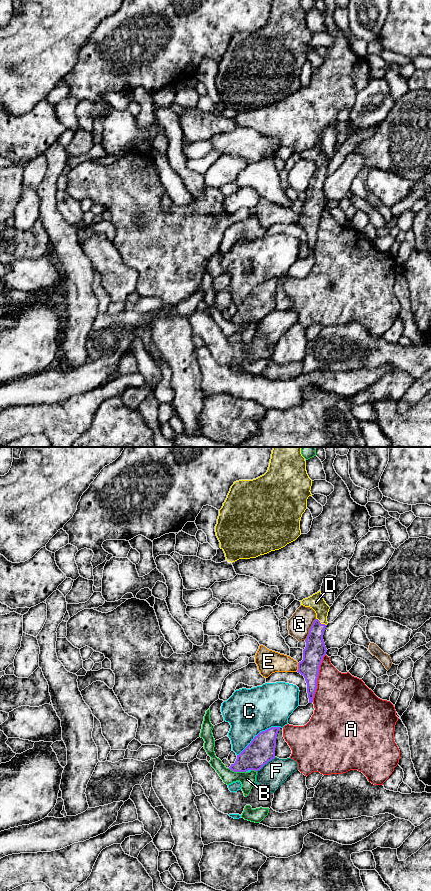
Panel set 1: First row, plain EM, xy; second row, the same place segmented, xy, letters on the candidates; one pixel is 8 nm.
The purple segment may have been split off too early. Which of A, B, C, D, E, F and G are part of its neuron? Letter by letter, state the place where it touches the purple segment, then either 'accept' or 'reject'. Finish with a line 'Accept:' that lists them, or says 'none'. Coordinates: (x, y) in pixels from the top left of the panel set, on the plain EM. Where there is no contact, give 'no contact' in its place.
A: contact xy (317, 230); reject
B: contact xy (237, 323); reject
C: contact xy (259, 285); reject
D: contact xy (320, 175); accept
E: contact xy (298, 219); reject
F: contact xy (265, 315); reject
G: contact xy (310, 181); reject
Accept: D

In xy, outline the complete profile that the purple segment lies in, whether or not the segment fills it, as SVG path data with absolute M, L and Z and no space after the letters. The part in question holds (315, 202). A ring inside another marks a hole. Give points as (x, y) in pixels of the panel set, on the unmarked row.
M321 143L300 154L301 157L312 160L316 165L316 171L305 192L306 199L303 202L303 212L298 215L297 222L305 230L309 255L312 255L317 241L320 217L327 204L323 187L328 176L327 168L330 159L324 153Z

